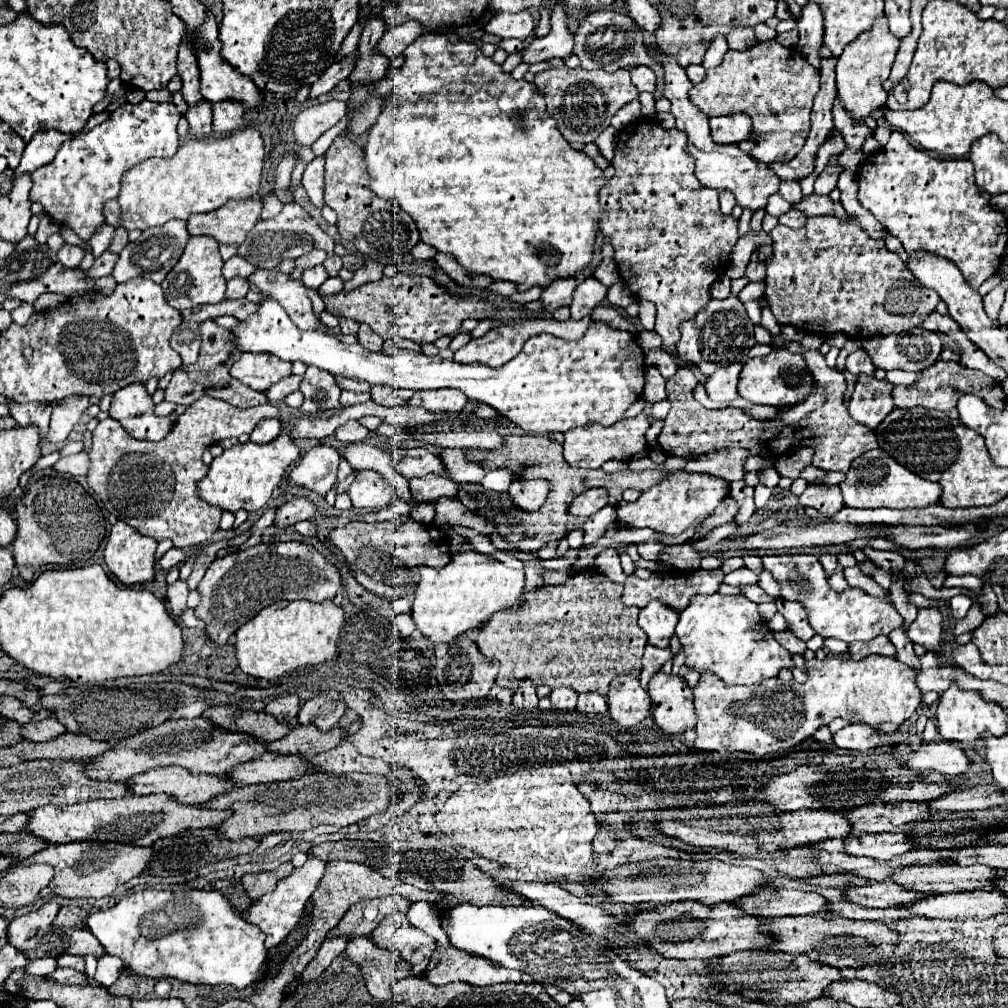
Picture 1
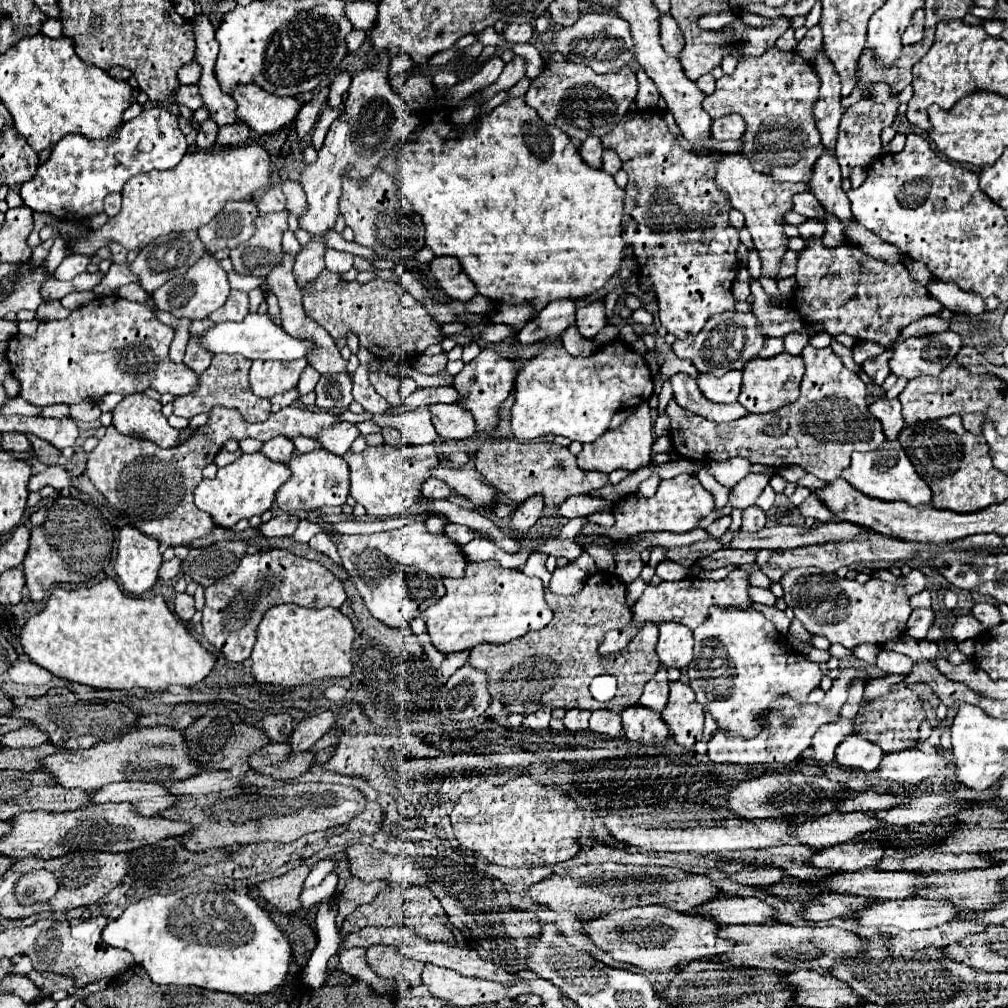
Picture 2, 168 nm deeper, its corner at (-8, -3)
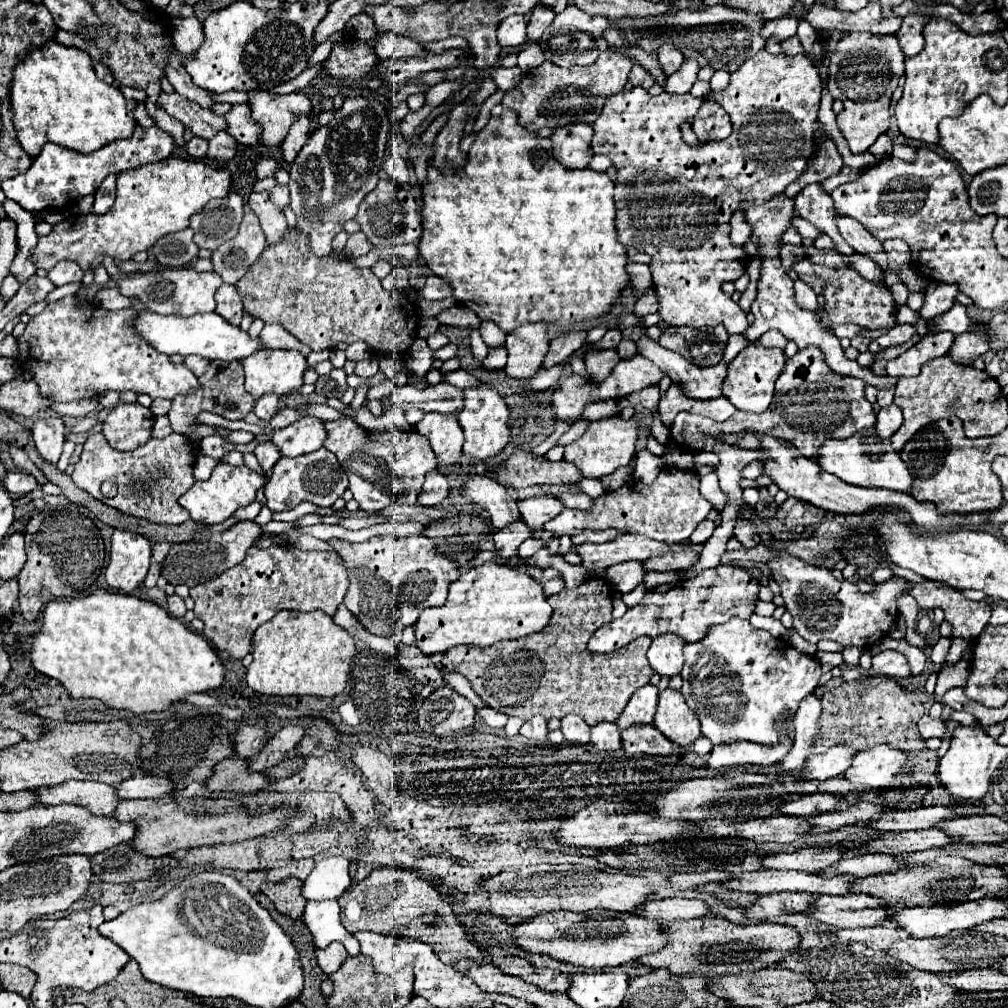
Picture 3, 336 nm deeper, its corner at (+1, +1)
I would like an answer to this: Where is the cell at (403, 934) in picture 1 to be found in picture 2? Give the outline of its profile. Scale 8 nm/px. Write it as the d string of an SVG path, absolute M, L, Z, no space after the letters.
M375 945L367 949L367 961L381 977L395 977L401 991L407 991L413 985L421 983L423 963L415 959L407 959L399 951L399 947Z

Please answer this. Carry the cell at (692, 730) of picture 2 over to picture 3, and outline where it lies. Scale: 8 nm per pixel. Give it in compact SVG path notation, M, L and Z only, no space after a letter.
M664 689L658 699L654 727L678 747L688 747L700 737L696 713L686 705L680 691Z

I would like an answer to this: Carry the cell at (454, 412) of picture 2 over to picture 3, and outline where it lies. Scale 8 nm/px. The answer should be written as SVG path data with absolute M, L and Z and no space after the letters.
M426 413L416 425L418 433L430 441L432 451L438 457L438 465L454 467L462 455L462 427L456 417L446 417L440 413Z

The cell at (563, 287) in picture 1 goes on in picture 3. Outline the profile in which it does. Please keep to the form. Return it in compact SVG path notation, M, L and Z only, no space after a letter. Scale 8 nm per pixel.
M530 323L514 329L514 333L506 335L508 349L508 365L506 373L514 379L530 379L542 365L542 359L548 351L548 335L544 323Z

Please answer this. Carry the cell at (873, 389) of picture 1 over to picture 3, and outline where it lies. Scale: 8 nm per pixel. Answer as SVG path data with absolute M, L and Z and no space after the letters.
M890 405L890 407L884 407L880 409L878 413L878 421L876 421L876 431L880 437L892 437L900 425L902 425L902 411L898 409L898 405Z

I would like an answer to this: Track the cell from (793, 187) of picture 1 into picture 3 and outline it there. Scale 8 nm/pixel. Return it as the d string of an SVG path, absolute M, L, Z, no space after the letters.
M820 183L806 185L798 195L796 195L796 213L816 225L818 229L826 231L836 245L836 250L843 255L850 256L855 251L846 243L838 233L838 227L834 225L834 205L830 193L824 191Z

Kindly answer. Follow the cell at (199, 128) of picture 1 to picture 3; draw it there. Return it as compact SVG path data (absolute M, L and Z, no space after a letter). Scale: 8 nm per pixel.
M192 137L186 143L186 151L194 159L204 159L206 157L206 149L208 149L208 141L206 139L200 139L200 137Z

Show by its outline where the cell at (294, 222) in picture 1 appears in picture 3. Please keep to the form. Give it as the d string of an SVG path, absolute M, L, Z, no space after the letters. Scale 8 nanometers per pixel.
M246 213L238 235L212 253L214 273L218 273L224 283L236 283L260 257L264 247L266 237L260 229L258 217L254 213Z

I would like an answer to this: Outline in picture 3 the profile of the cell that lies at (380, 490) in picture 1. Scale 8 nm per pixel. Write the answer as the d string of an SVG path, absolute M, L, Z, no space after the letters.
M350 417L324 421L324 429L328 433L324 447L340 461L350 479L350 491L364 511L386 509L392 503L416 503L426 473L436 469L436 457L420 433L376 431L378 435L374 435L358 427Z

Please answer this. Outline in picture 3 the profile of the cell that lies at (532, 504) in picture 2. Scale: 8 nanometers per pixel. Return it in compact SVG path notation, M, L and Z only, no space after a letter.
M516 521L508 527L504 527L502 531L494 533L494 547L498 551L500 557L508 559L508 557L516 557L518 555L518 547L524 539L528 539L532 535L532 529L524 523L524 521Z

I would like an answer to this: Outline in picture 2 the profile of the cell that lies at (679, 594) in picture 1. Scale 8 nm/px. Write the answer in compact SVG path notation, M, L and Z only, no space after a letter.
M739 567L739 569L731 571L729 577L725 577L721 581L703 581L703 579L687 577L687 579L673 581L673 583L663 581L659 585L647 585L643 595L639 597L639 601L631 607L631 611L633 611L633 627L629 627L623 633L607 633L605 641L599 647L599 653L601 655L609 655L609 653L615 653L615 651L621 651L623 647L627 647L627 643L635 635L637 627L641 623L645 623L645 621L651 621L651 623L657 623L657 625L661 621L677 621L677 623L683 623L683 625L695 629L707 619L711 605L747 609L751 605L751 599L747 595L747 587L749 587L747 577L749 577L749 573L743 567Z

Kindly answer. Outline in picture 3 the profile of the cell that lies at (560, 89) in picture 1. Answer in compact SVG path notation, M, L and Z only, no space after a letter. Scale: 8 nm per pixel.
M604 51L594 65L586 67L558 67L544 61L540 67L530 69L518 87L510 89L502 97L502 105L518 115L518 123L528 131L538 131L542 127L556 129L568 123L594 123L602 111L604 99L620 93L628 81L632 69L630 57L622 51Z

